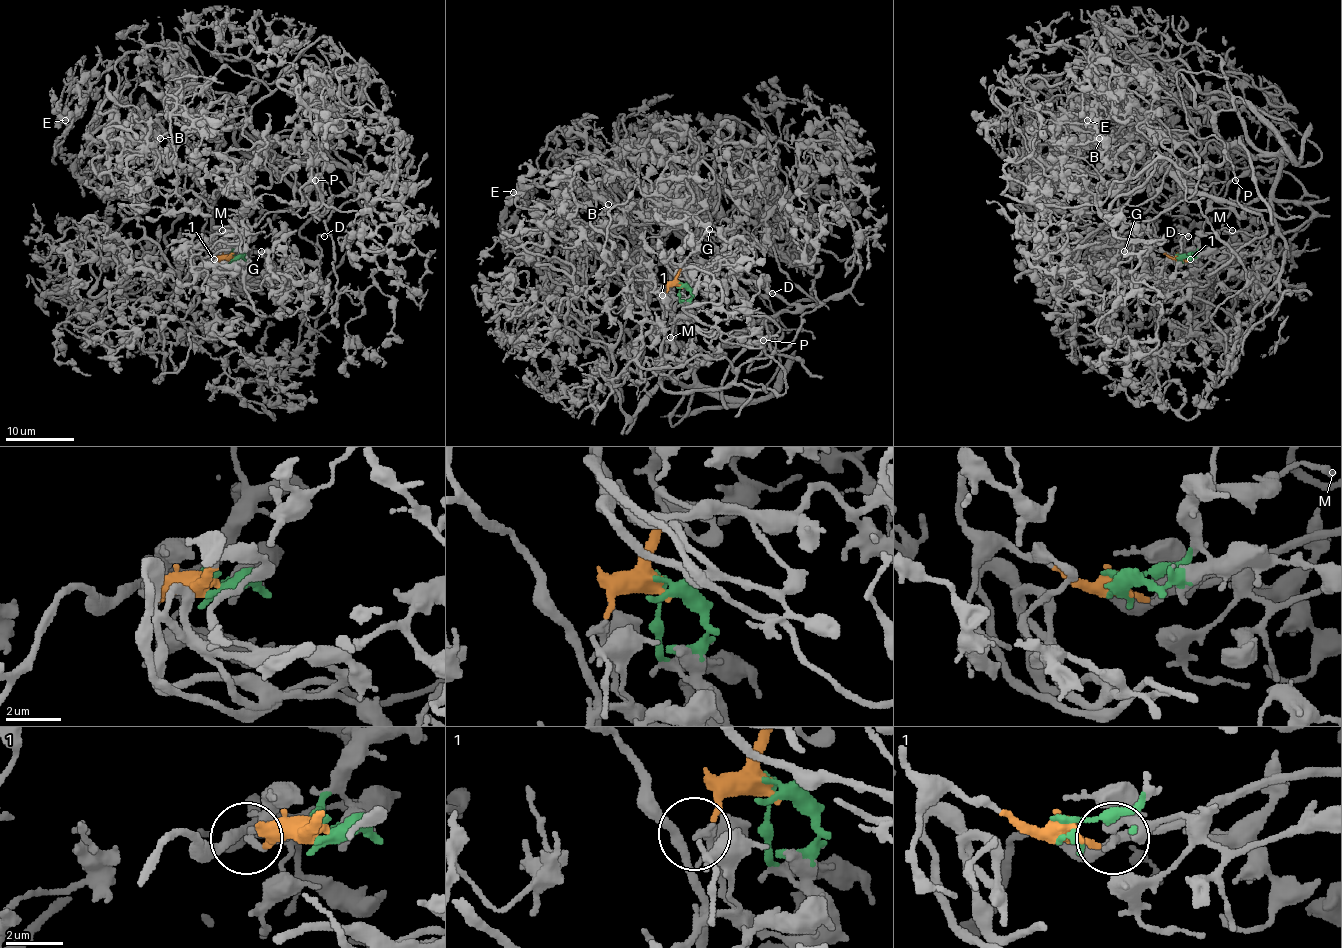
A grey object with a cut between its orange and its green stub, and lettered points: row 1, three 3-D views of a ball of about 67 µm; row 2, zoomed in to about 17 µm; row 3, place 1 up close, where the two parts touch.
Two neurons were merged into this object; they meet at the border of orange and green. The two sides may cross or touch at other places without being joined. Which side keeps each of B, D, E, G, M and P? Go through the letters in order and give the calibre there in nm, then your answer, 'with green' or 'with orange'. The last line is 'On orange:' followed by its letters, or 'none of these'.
B: calibre 550 nm; with orange
D: calibre 190 nm; with orange
E: calibre 440 nm; with orange
G: calibre 500 nm; with orange
M: calibre 240 nm; with green
P: calibre 200 nm; with orange
On orange: B, D, E, G, P

